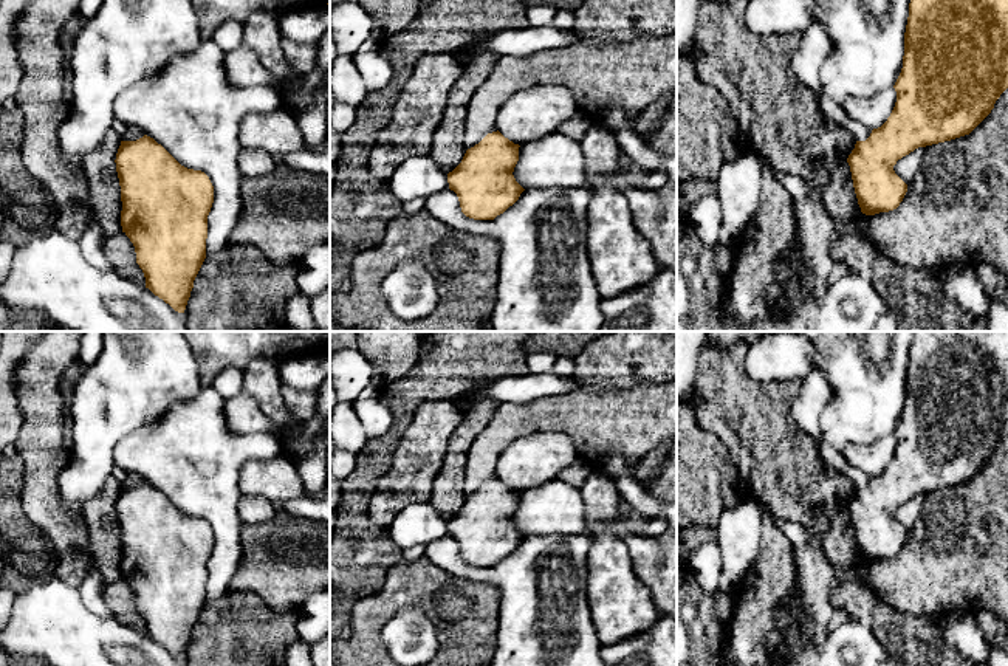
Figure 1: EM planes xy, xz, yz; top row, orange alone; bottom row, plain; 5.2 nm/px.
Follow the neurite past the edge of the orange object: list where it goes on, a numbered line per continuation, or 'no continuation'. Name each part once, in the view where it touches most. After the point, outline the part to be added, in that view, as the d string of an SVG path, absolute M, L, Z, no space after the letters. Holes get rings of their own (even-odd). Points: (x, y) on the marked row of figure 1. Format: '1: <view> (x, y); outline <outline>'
no continuation

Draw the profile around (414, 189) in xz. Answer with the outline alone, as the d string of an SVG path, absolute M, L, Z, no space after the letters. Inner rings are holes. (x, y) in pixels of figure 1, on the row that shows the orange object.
M430 155L410 156L387 180L390 191L401 204L413 198L427 198L449 187L447 172L438 167Z

